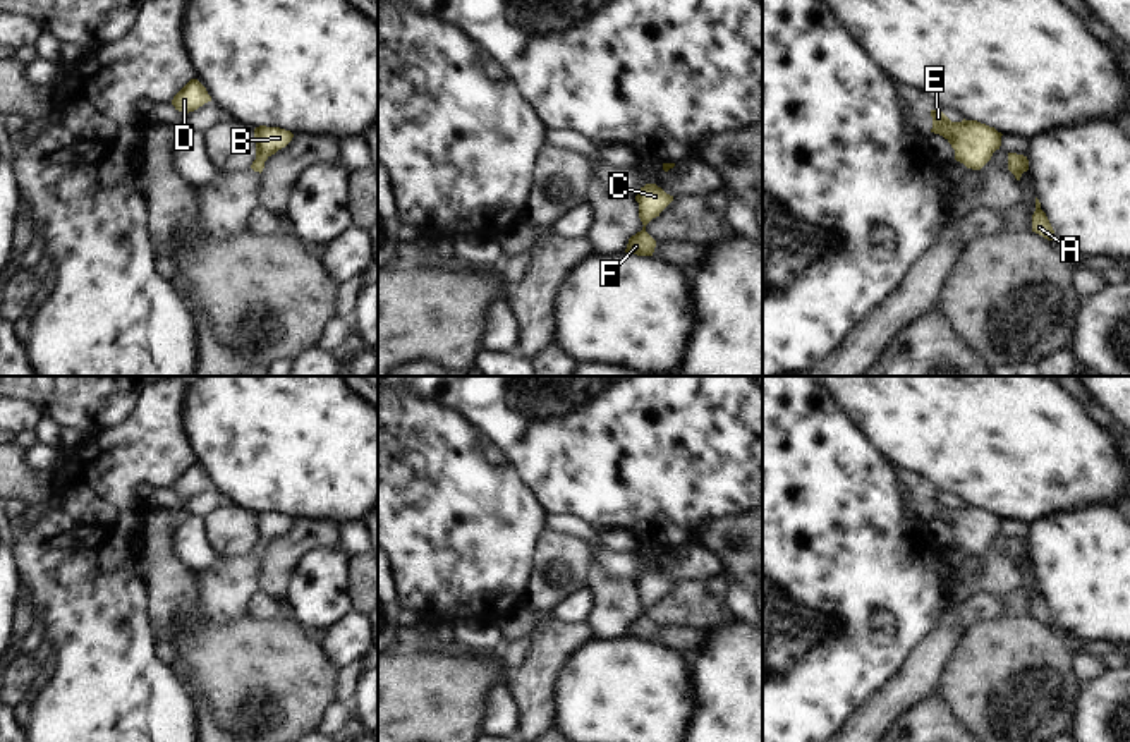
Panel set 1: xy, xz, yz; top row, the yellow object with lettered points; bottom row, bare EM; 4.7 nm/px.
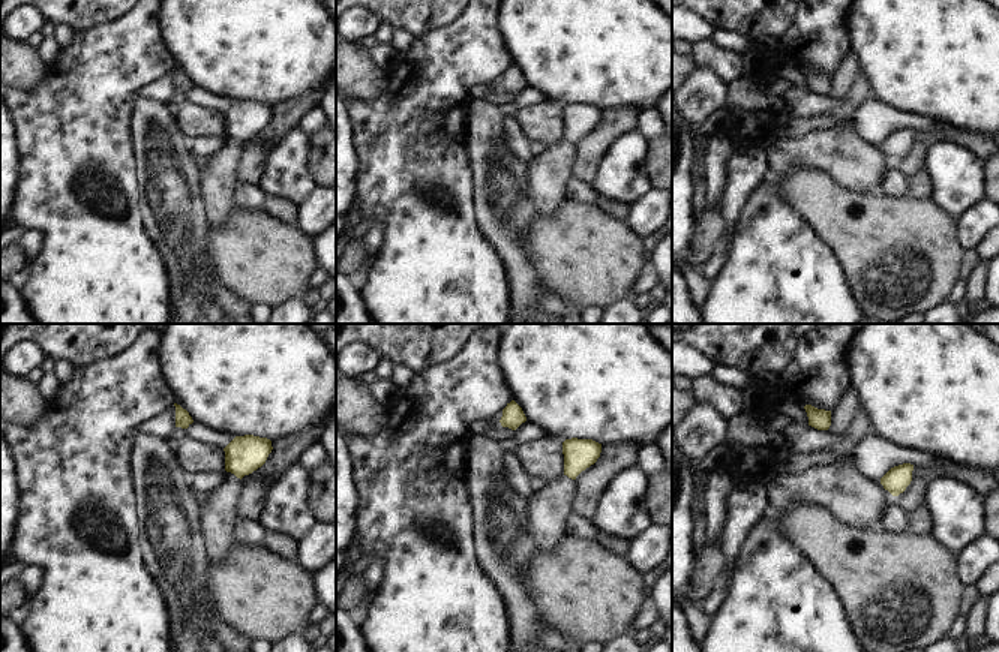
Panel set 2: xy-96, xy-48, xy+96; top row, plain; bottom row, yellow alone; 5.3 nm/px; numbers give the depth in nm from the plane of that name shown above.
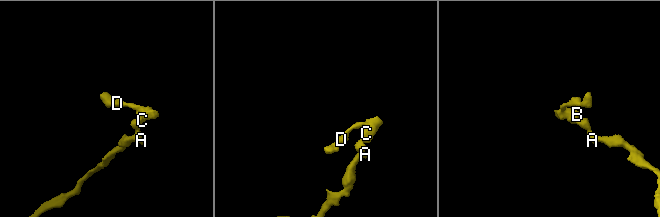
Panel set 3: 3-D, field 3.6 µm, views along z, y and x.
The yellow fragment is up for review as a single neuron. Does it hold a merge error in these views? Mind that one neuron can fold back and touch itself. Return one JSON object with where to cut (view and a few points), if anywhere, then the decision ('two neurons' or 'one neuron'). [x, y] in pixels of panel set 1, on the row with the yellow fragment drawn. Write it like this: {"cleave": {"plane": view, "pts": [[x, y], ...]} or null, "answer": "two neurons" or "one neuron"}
{"cleave": null, "answer": "one neuron"}

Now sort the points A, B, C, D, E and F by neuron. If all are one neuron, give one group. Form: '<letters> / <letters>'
A B C D E F

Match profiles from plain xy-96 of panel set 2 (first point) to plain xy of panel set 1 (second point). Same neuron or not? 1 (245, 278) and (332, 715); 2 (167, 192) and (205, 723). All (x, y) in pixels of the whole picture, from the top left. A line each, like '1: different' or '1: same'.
1: different
2: same

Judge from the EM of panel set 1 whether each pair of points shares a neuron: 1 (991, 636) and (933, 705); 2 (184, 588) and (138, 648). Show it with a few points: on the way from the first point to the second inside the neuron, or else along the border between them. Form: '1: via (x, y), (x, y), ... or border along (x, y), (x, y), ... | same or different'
1: border along (935, 689), (965, 723) | different
2: border along (146, 589), (146, 620), (153, 643), (170, 665) | different

